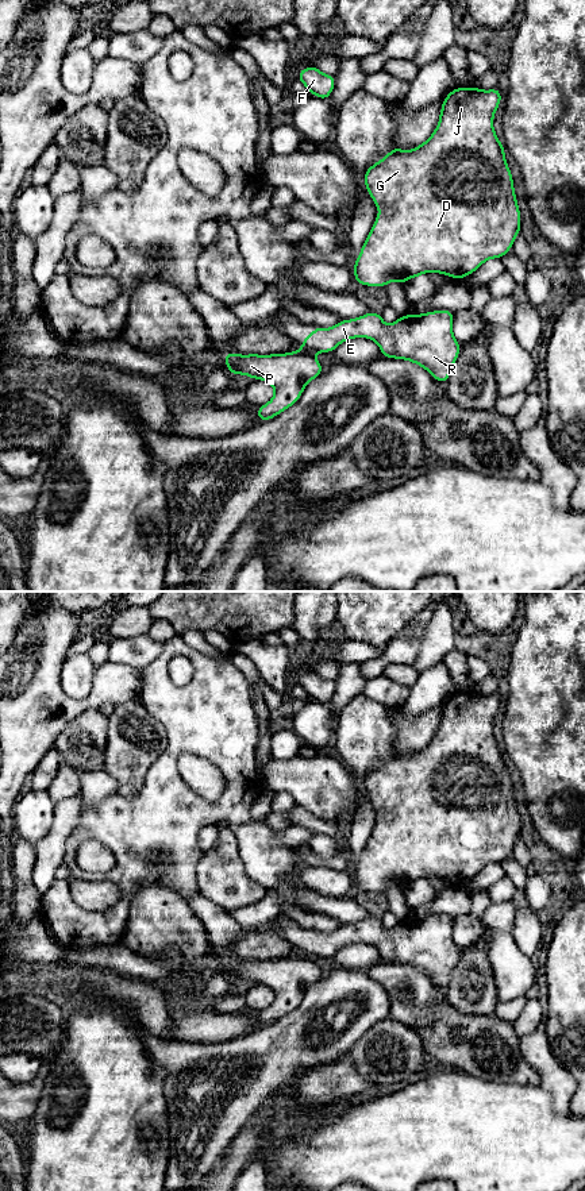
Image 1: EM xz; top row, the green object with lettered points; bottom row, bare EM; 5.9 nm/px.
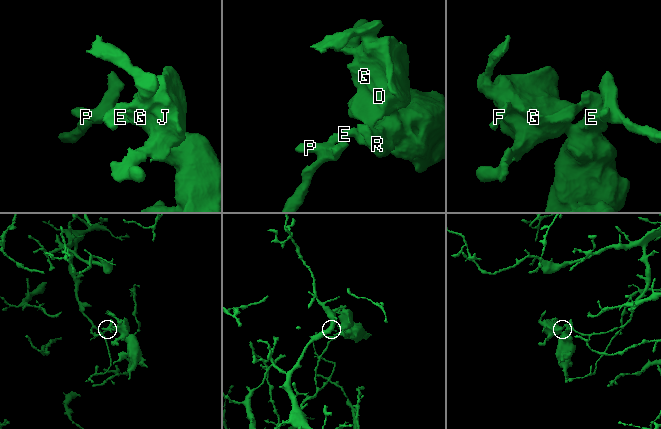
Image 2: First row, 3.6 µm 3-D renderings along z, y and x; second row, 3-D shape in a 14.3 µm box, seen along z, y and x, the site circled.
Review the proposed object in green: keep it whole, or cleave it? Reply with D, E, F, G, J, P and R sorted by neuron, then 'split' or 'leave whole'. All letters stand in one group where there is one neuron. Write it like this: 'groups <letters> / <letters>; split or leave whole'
groups D E F G J R / P; split

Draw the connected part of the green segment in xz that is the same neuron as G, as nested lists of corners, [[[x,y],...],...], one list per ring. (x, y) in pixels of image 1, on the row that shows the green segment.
[[[454,88],[442,101],[439,123],[424,143],[409,151],[396,146],[366,170],[363,181],[378,207],[378,217],[354,263],[355,284],[385,288],[395,280],[404,285],[409,278],[427,271],[461,280],[474,273],[485,261],[503,258],[512,248],[520,234],[522,215],[504,155],[505,149],[493,128],[494,112],[500,103],[499,88]]]

